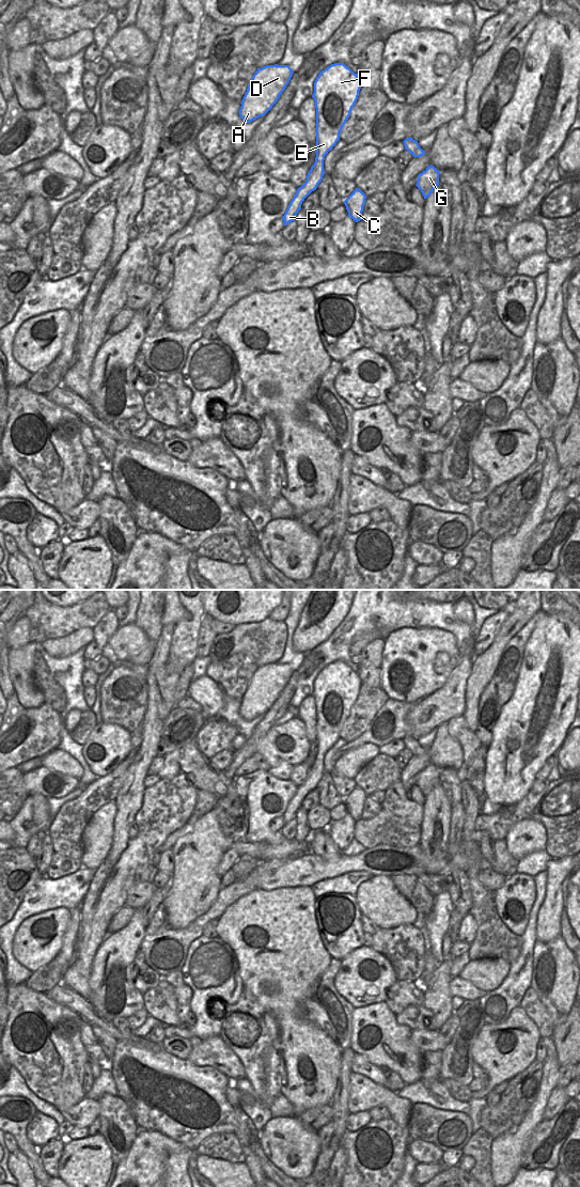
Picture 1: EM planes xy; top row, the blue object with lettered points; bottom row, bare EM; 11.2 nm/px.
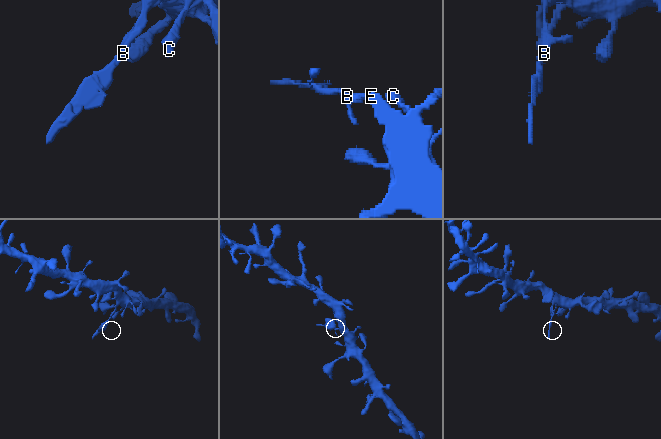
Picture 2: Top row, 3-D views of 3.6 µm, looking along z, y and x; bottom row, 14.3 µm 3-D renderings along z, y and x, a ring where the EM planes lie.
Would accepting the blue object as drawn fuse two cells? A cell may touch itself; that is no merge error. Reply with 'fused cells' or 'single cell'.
fused cells

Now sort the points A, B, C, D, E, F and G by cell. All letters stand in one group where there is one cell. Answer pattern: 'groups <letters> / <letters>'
groups A C D E F G / B

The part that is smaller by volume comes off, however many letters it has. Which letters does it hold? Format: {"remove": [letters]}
{"remove": ["B"]}

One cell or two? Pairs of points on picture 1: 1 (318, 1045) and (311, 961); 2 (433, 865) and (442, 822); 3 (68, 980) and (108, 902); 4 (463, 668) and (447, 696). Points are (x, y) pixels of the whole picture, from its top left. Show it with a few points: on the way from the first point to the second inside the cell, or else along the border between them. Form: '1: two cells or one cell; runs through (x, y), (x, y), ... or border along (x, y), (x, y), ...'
1: one cell; runs through (297, 1024), (293, 1019), (293, 986), (297, 982)
2: one cell; runs through (435, 855), (435, 844), (443, 832)
3: one cell; runs through (83, 961), (85, 948), (100, 921)
4: one cell; runs through (459, 674), (452, 689)

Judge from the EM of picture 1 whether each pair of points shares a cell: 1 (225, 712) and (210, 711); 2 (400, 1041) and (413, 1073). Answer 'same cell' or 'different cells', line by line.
1: different cells
2: same cell

